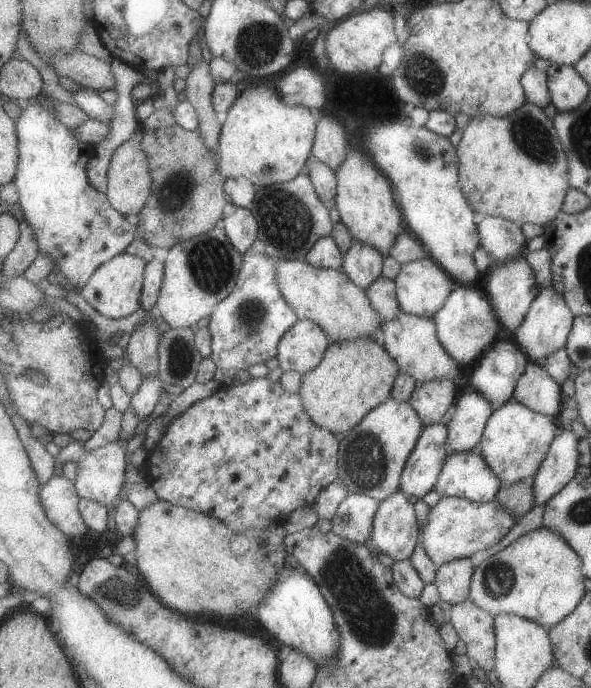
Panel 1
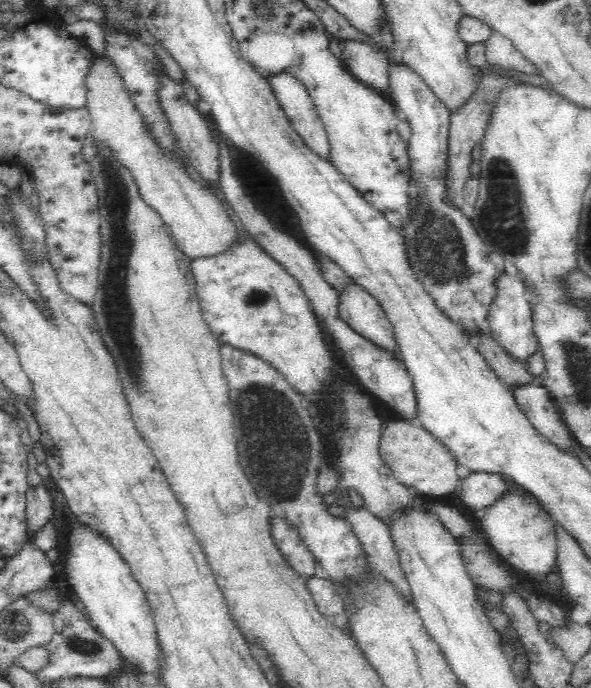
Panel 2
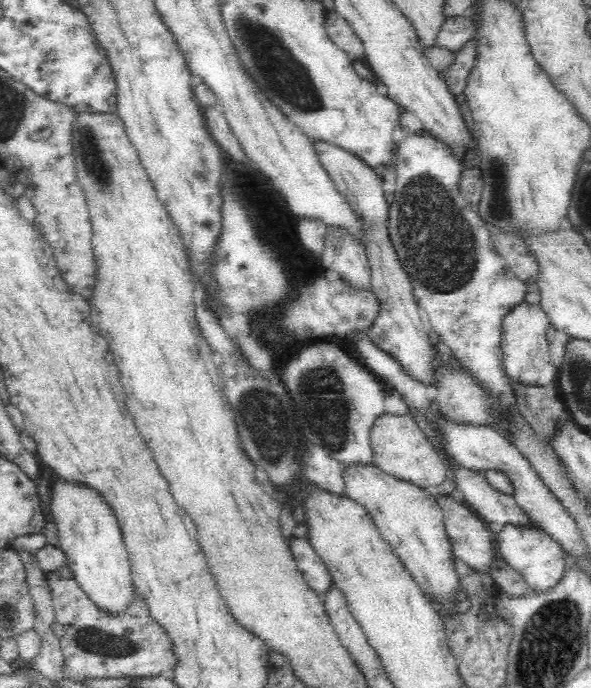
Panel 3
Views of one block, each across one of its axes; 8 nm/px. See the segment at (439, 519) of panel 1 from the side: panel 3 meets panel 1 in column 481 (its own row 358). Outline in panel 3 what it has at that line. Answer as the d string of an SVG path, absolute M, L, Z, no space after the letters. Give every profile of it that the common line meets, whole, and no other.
M526 301L513 306L502 321L501 350L503 368L512 383L524 386L548 387L558 390L559 368L550 360L550 348L546 333L550 322L540 305L530 305Z

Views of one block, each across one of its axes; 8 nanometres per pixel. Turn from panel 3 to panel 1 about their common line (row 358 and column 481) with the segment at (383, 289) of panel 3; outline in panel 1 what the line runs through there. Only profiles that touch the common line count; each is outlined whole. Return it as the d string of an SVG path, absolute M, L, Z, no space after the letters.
M469 387L460 392L447 421L449 451L469 451L482 444L489 418L494 412L493 402L489 402L479 390Z

